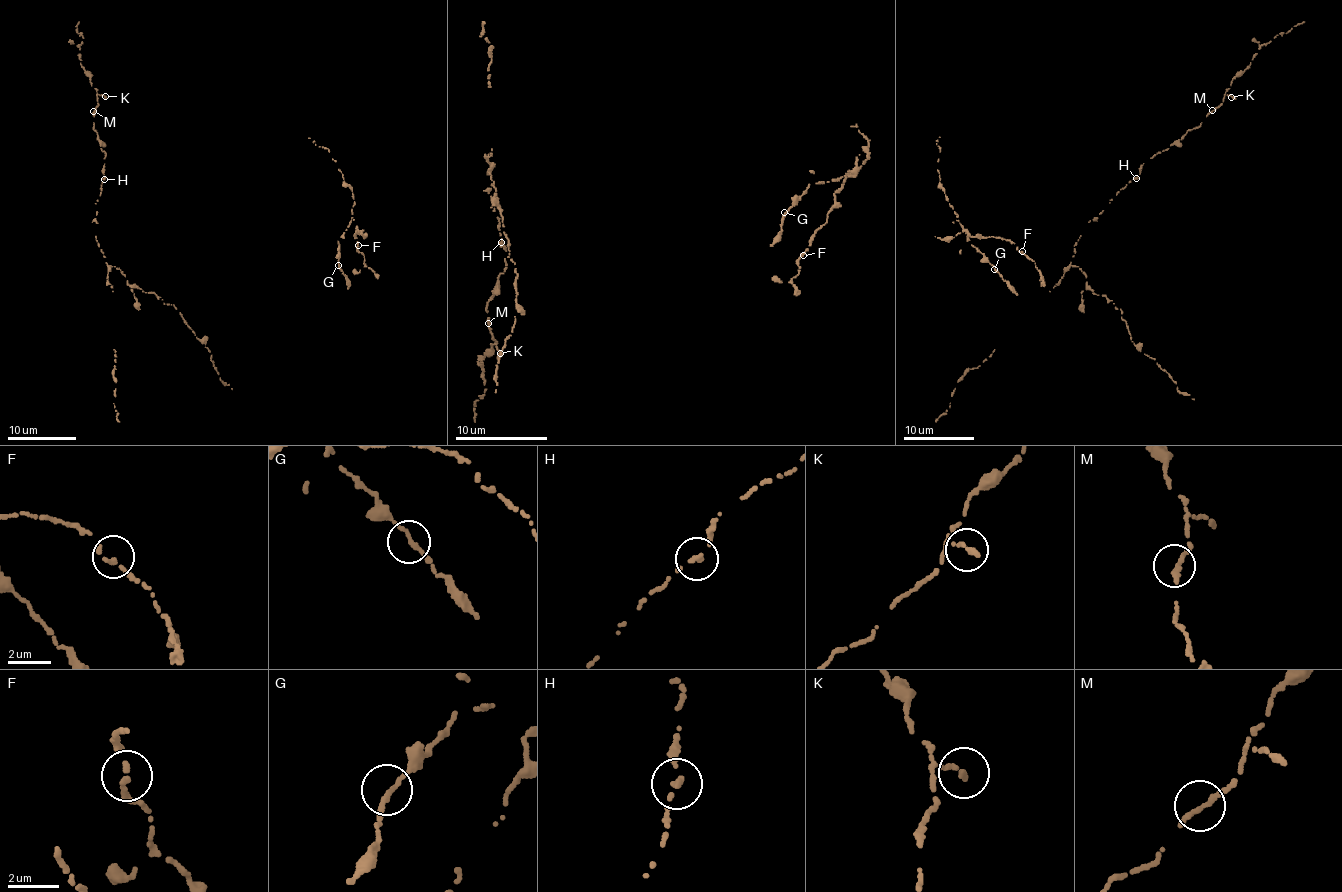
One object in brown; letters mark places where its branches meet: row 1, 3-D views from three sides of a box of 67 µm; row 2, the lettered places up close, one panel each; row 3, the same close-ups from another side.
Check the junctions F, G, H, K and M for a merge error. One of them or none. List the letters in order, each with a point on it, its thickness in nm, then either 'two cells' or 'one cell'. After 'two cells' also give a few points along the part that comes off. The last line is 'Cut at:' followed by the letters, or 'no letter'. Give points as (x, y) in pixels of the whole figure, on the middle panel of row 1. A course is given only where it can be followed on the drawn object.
F: (803, 255) | 280 nm | one cell
G: (784, 212) | 200 nm | one cell
H: (501, 242) | 280 nm | one cell
K: (500, 353) | 280 nm | one cell
M: (488, 323) | 320 nm | one cell
Cut at: no letter

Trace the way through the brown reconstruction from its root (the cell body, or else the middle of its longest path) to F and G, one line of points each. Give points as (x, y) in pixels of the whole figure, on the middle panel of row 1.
F: (771, 277), (790, 281), (796, 276), (797, 262), (803, 255)
G: (771, 277), (789, 281), (796, 276), (799, 258), (826, 223), (842, 186), (837, 181), (808, 184), (784, 212)

